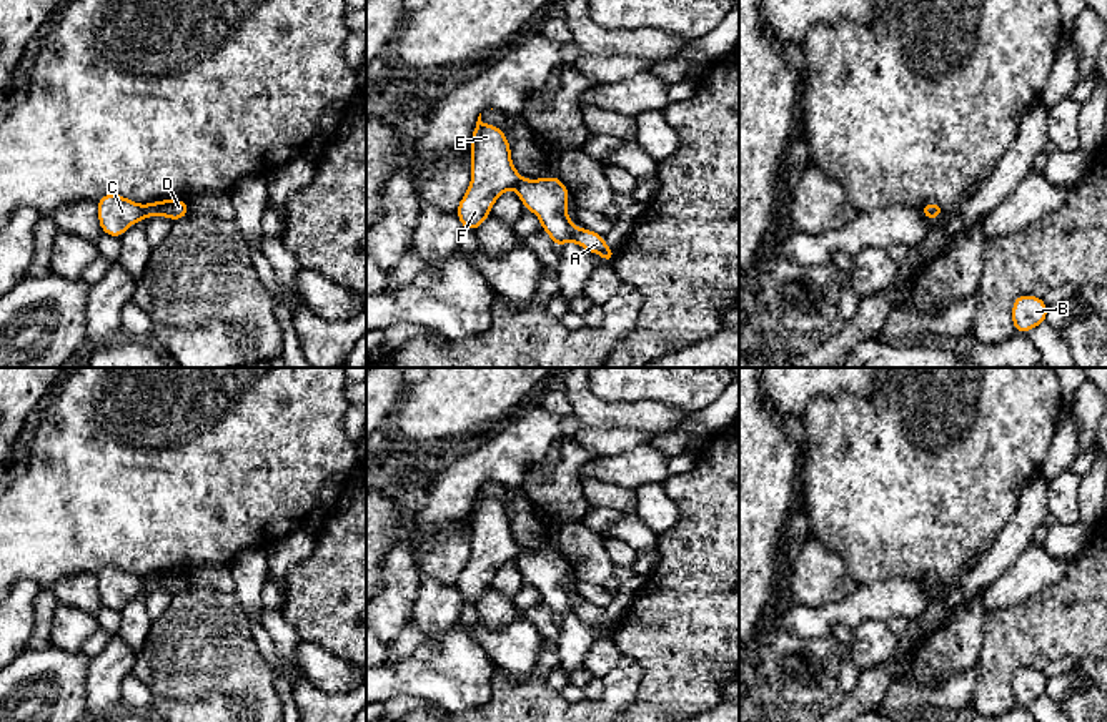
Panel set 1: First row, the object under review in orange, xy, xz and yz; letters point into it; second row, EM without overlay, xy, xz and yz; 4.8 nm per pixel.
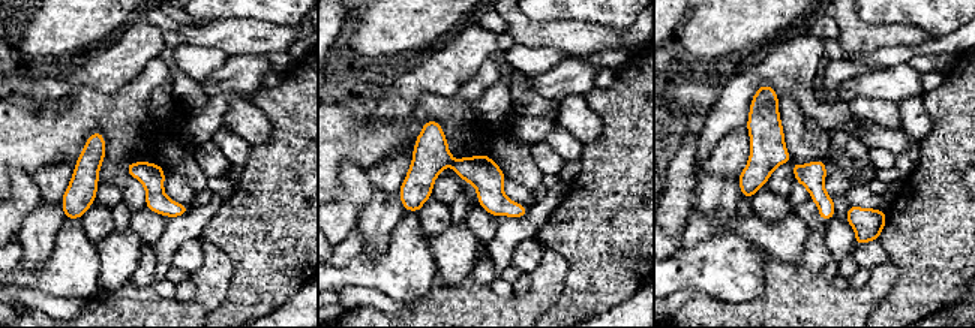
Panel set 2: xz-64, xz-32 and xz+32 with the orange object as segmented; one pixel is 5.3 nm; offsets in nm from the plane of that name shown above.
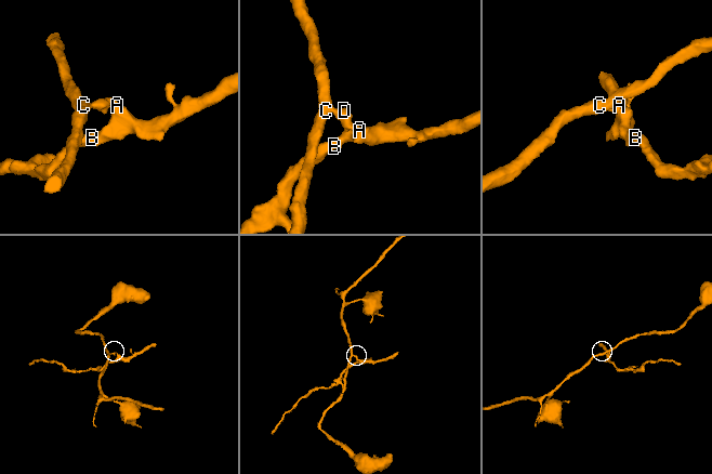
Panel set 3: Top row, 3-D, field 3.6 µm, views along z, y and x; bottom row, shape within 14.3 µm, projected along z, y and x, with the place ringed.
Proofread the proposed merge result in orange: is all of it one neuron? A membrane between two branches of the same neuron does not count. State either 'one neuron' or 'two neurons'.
two neurons

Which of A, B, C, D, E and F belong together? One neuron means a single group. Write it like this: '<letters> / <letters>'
A B D / C E F

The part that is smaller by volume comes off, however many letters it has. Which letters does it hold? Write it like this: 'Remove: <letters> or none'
Remove: A, B, D

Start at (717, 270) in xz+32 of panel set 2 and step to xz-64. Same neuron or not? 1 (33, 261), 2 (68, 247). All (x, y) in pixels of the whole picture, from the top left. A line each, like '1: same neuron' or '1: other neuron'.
1: other neuron
2: same neuron

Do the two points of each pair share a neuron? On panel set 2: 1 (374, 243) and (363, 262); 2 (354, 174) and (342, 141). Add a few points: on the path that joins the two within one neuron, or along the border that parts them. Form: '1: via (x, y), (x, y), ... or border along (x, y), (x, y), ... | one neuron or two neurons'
1: border along (393, 229), (381, 252), (374, 256), (362, 252) | two neurons
2: border along (363, 168), (348, 162), (341, 165), (338, 195) | two neurons

